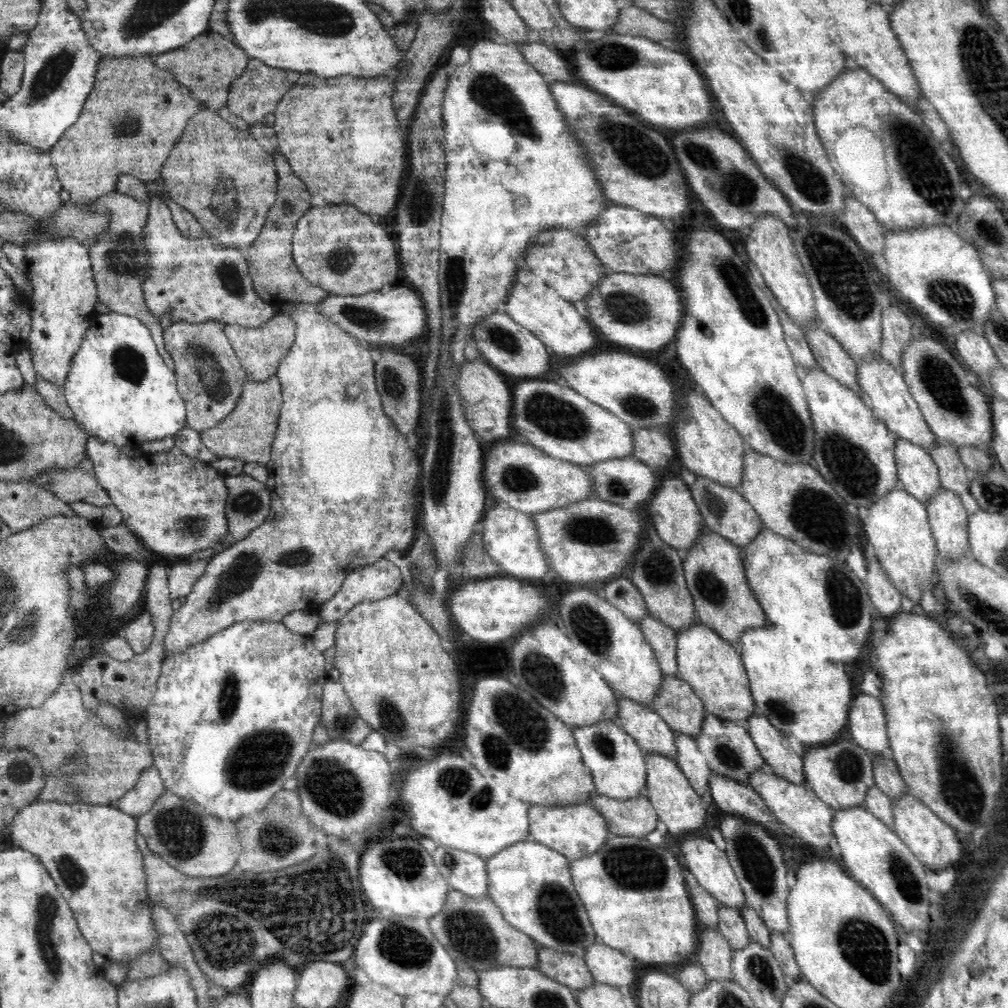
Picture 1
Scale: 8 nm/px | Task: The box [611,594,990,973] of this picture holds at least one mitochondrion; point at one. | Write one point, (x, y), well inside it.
(958, 787)

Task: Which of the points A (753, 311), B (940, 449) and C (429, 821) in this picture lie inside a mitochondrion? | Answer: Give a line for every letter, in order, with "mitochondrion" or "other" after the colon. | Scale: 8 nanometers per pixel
A: mitochondrion
B: other
C: other

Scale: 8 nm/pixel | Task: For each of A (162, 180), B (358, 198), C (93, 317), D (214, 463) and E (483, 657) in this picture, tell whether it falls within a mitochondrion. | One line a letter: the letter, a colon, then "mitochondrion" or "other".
A: other
B: other
C: other
D: other
E: other

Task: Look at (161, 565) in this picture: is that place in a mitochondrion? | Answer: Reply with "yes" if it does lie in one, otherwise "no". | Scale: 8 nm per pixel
no

